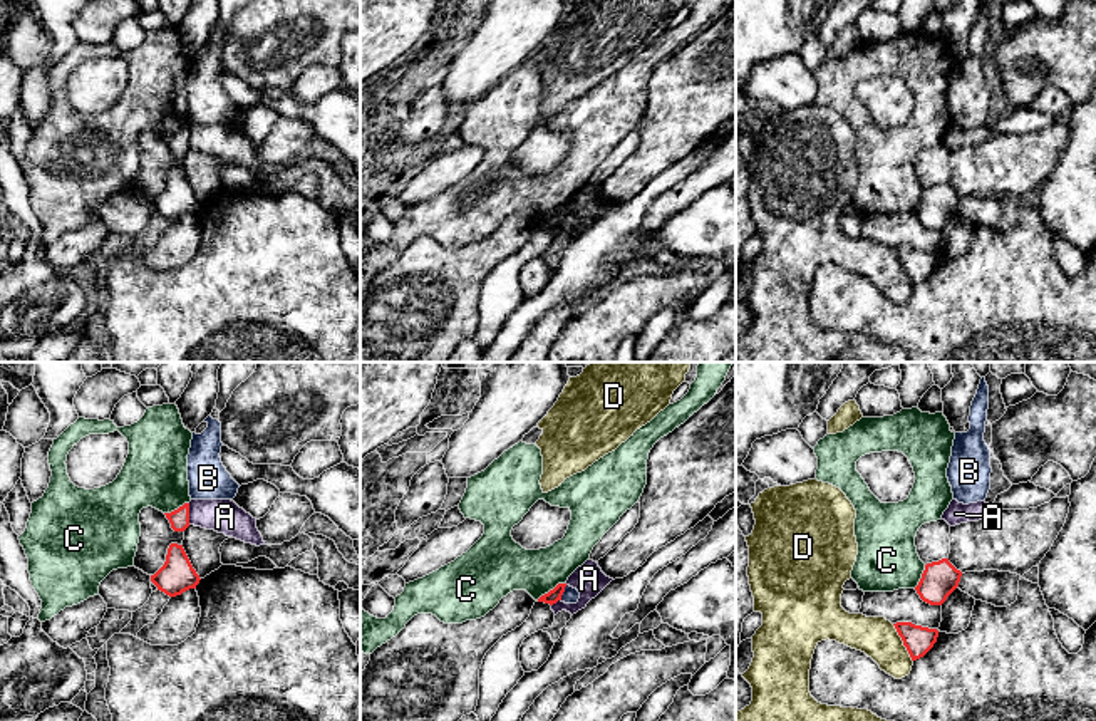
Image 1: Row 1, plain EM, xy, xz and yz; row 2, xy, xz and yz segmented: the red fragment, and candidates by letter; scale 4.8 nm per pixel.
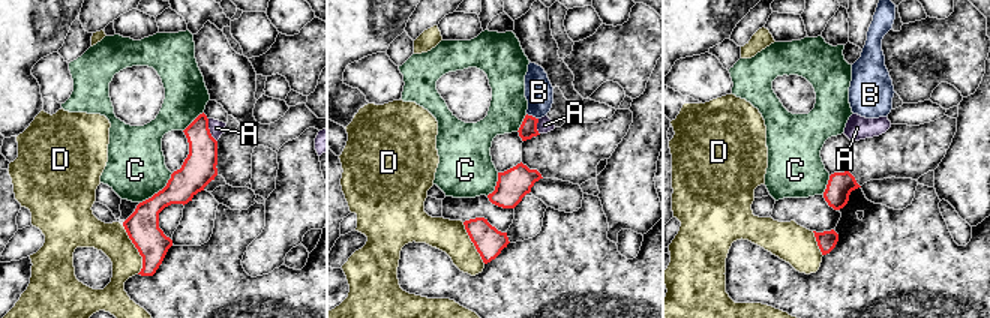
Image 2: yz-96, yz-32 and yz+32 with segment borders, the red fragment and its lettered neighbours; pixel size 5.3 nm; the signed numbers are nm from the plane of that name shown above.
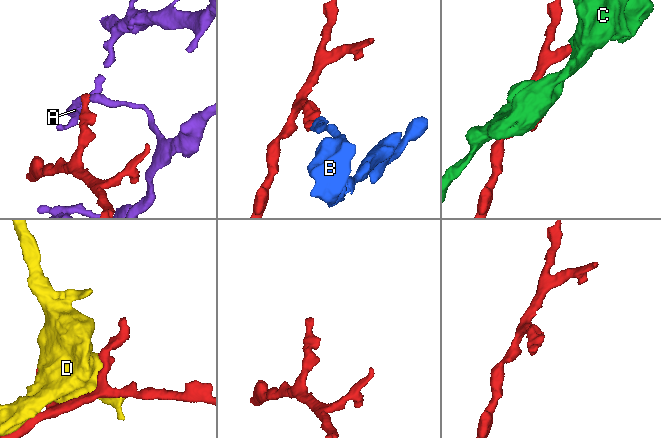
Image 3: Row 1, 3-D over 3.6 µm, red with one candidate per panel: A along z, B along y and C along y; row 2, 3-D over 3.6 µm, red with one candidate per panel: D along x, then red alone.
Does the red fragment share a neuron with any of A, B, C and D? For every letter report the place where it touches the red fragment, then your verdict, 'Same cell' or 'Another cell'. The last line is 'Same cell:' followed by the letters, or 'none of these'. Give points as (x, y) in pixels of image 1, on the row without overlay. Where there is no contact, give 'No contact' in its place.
A: Touches red at xy (188, 138). Another cell
B: Touches red at xz (563, 215). Another cell
C: Touches red at xz (550, 215). Another cell
D: Touches red at yz (904, 267). Another cell
Same cell: none of these

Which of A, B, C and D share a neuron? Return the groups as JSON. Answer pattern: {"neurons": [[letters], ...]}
{"neurons": [["A"], ["B"], ["C"], ["D"]]}

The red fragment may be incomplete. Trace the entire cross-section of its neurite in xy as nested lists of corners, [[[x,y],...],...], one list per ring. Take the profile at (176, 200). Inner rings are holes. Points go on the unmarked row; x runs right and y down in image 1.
[[[178,168],[169,169],[164,189],[151,200],[151,206],[158,211],[158,215],[169,221],[196,213],[199,205],[201,203],[193,193],[183,169]]]

